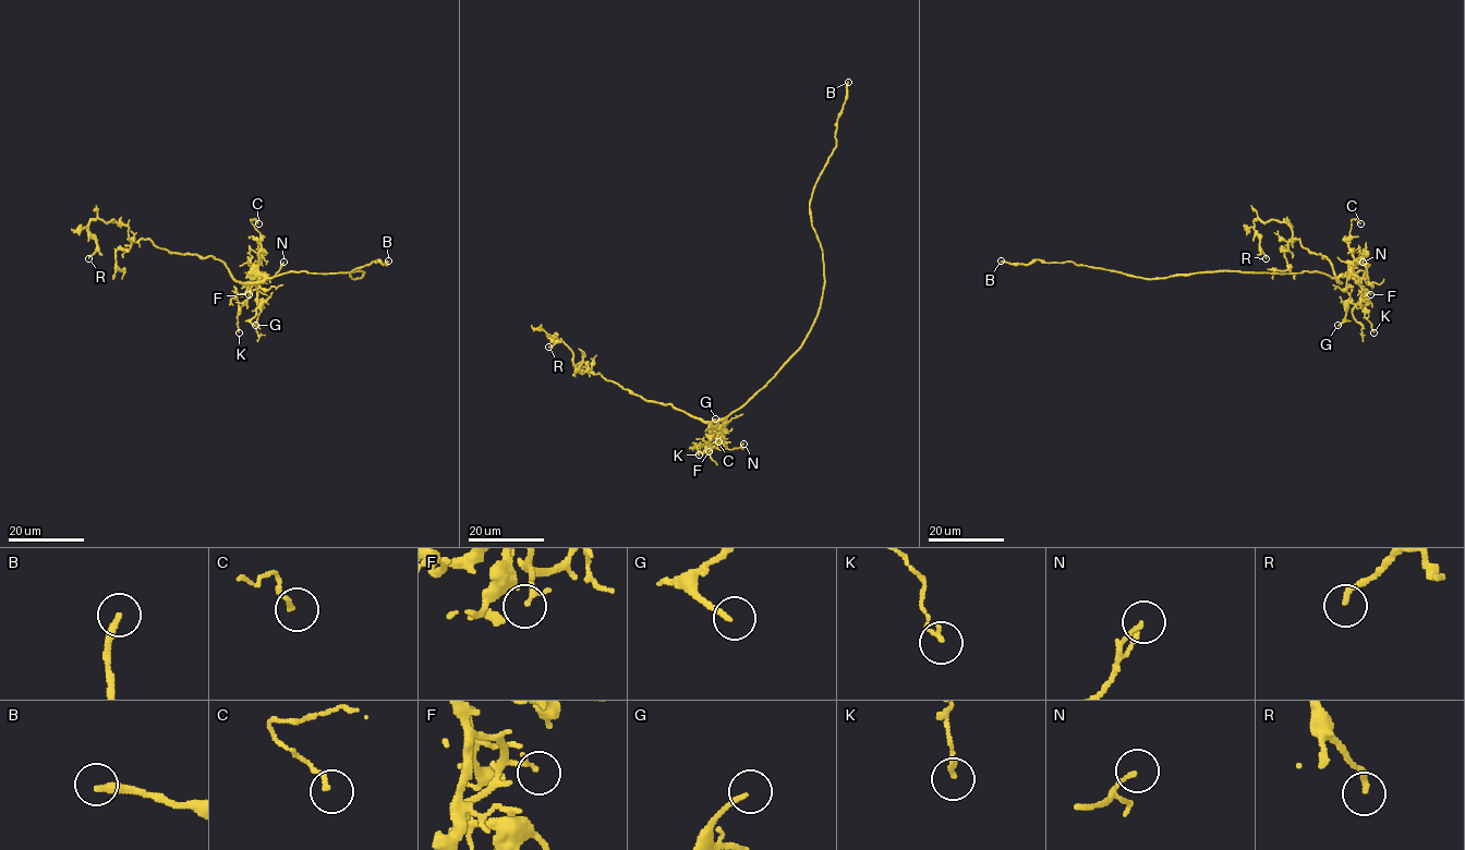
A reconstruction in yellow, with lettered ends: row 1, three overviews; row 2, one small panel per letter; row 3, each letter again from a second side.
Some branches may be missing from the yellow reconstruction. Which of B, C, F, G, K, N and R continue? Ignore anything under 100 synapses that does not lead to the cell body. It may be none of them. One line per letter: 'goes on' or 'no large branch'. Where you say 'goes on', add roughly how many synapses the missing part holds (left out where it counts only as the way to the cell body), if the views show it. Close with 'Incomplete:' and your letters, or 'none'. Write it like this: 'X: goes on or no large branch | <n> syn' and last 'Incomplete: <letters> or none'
B: goes on
C: no large branch
F: no large branch
G: no large branch
K: no large branch
N: no large branch
R: no large branch
Incomplete: B

